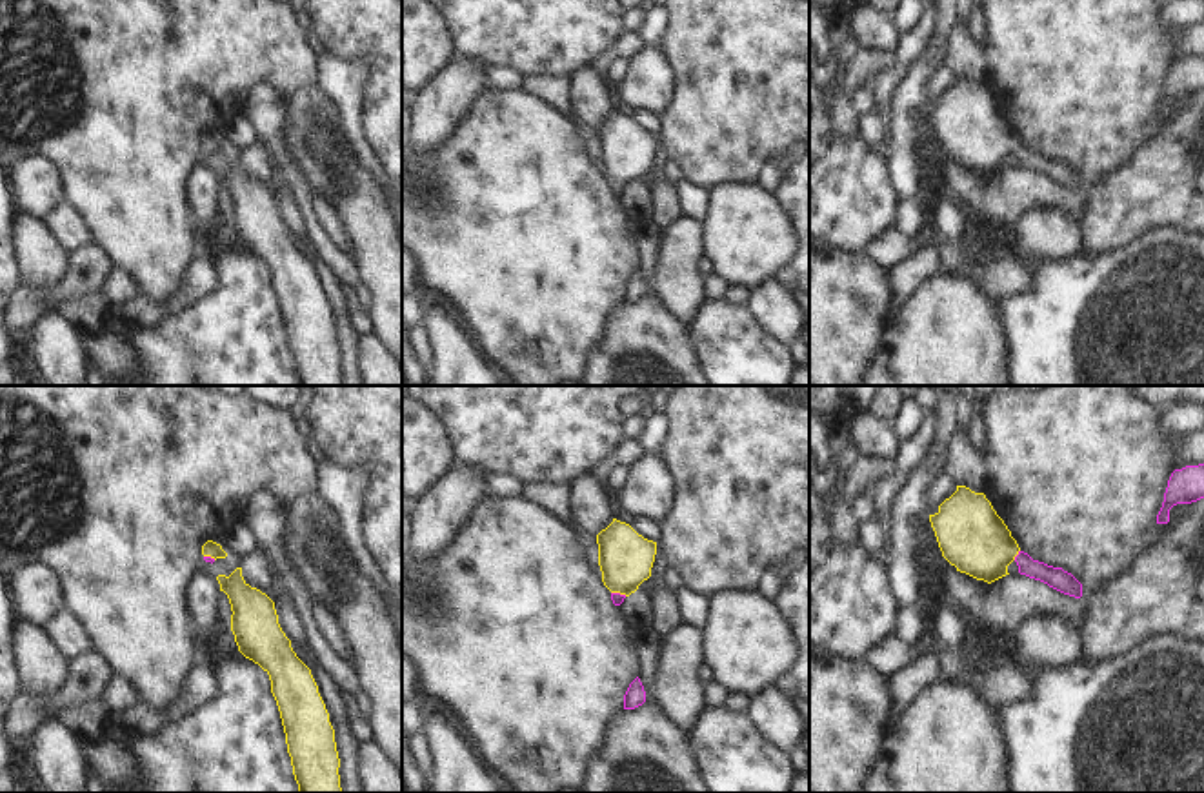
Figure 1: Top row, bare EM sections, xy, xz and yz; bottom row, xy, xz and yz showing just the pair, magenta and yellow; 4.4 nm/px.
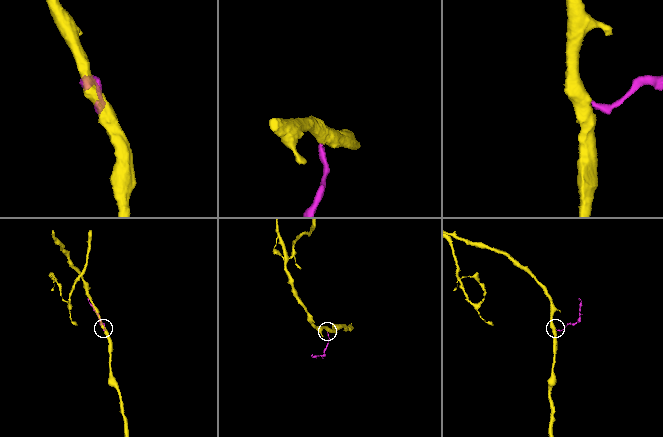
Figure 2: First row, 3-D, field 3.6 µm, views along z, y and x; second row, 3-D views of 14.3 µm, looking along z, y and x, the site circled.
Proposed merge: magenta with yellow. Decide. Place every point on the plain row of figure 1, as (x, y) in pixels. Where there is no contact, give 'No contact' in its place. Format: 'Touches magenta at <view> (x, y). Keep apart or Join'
Touches magenta at yz (1017, 148). Join

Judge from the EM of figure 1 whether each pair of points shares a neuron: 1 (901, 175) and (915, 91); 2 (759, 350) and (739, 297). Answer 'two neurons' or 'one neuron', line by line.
1: one neuron
2: two neurons

